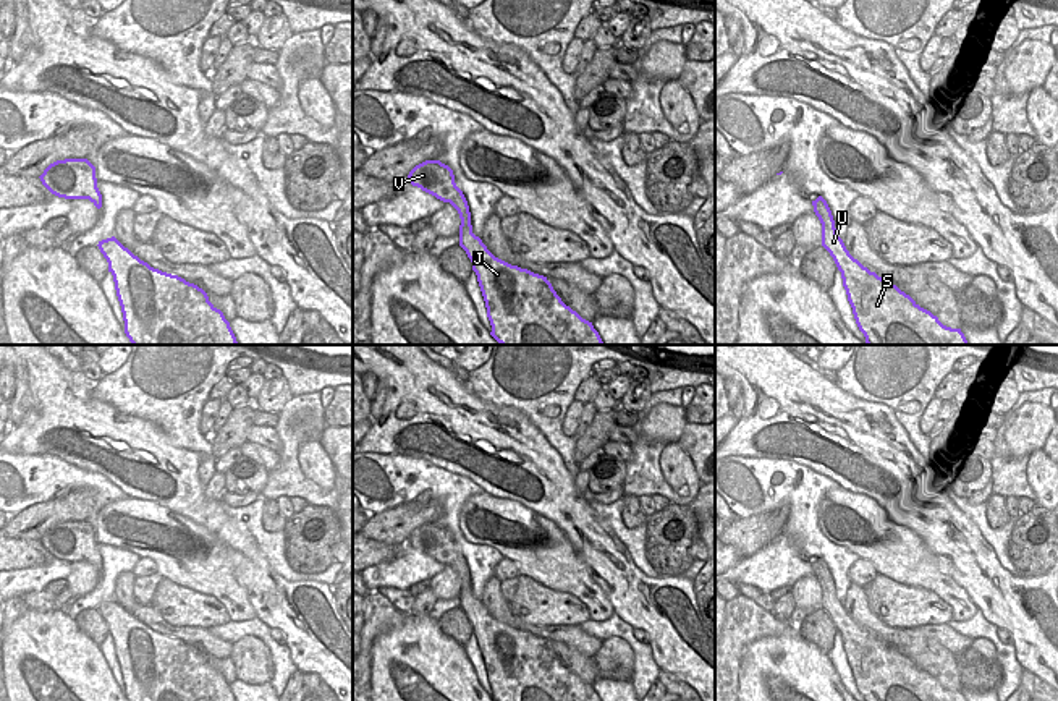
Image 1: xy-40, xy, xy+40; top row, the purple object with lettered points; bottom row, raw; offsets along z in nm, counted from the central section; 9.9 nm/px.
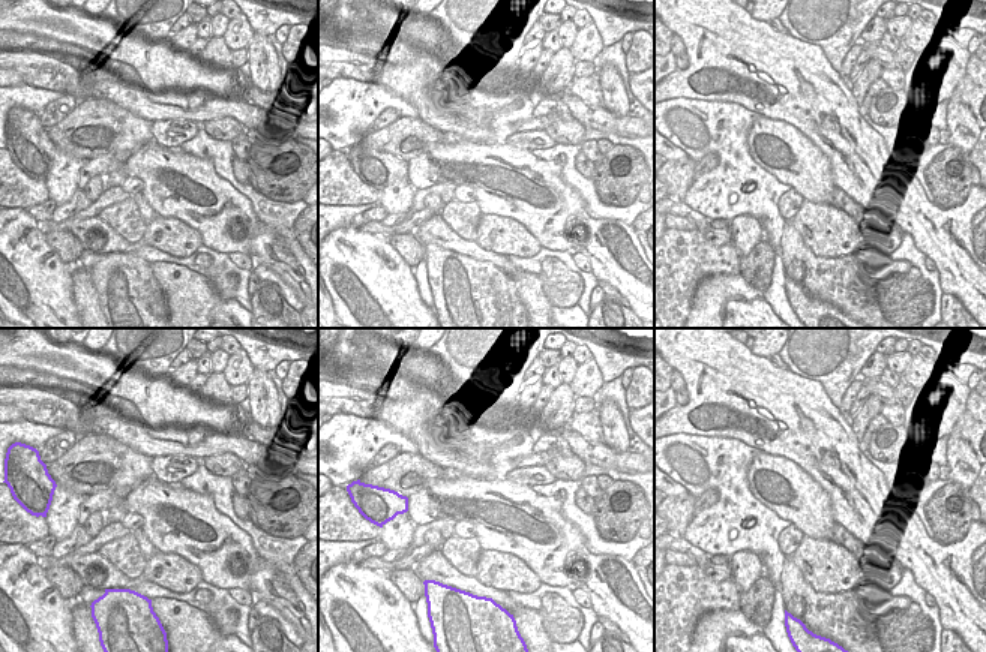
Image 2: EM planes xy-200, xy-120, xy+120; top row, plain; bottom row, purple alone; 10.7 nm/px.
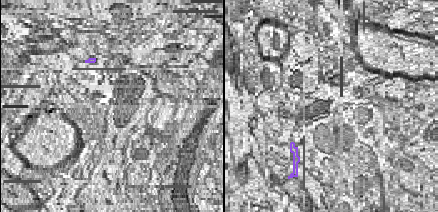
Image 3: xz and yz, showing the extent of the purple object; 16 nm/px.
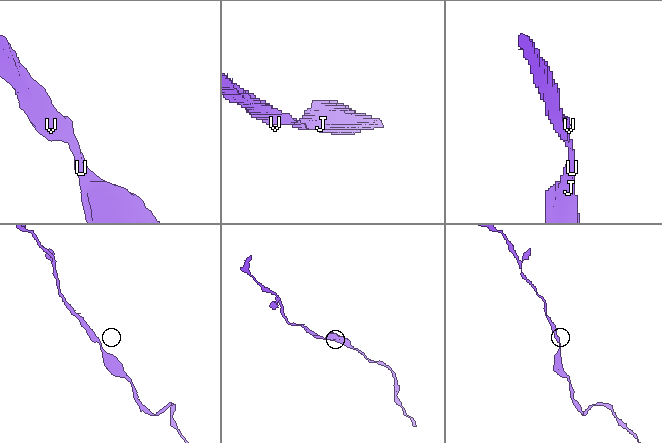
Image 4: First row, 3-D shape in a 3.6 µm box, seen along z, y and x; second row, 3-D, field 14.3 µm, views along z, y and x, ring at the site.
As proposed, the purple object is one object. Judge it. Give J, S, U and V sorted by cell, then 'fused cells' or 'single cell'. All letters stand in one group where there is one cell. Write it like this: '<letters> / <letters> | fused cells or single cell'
J S U V | single cell

